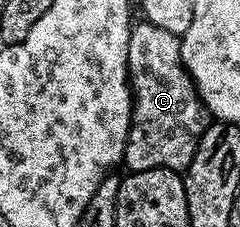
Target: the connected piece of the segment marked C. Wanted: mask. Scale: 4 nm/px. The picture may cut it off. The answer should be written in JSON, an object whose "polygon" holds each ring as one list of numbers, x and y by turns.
{"polygon":[[144,19,138,20,131,31,129,40,129,84,133,90,133,114,127,131,124,168,129,173,148,169,176,169,184,171,193,161,199,147,199,139,211,123,211,114,197,94,185,64,181,62,181,38,163,27]]}

